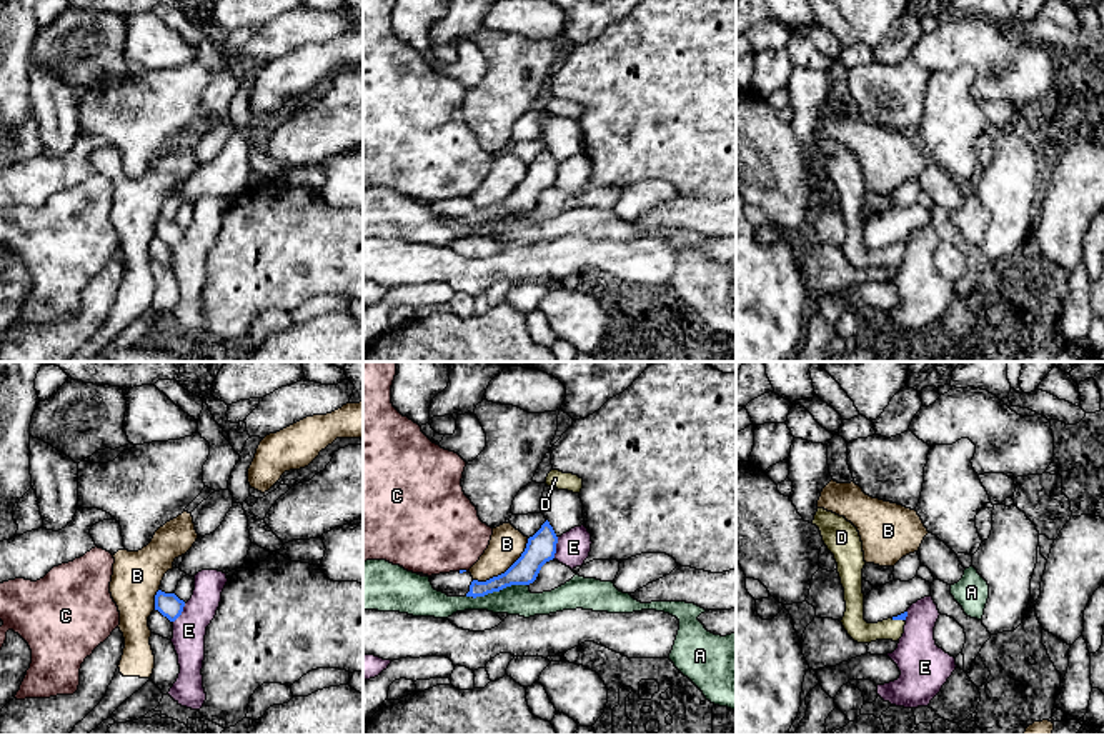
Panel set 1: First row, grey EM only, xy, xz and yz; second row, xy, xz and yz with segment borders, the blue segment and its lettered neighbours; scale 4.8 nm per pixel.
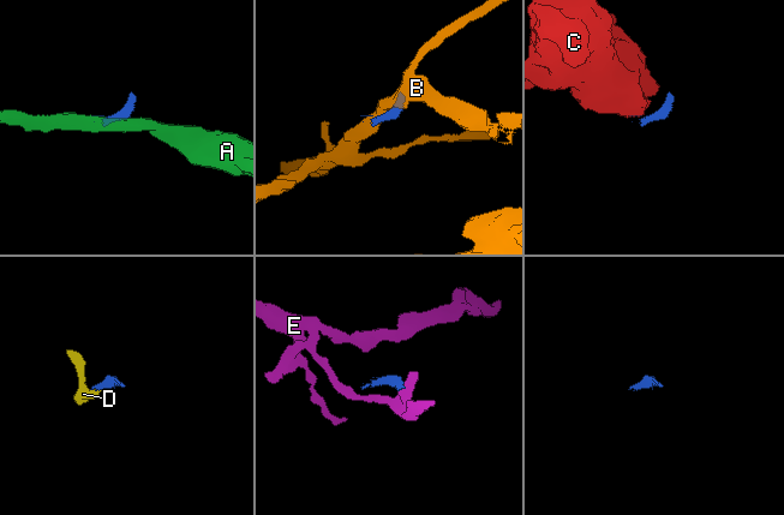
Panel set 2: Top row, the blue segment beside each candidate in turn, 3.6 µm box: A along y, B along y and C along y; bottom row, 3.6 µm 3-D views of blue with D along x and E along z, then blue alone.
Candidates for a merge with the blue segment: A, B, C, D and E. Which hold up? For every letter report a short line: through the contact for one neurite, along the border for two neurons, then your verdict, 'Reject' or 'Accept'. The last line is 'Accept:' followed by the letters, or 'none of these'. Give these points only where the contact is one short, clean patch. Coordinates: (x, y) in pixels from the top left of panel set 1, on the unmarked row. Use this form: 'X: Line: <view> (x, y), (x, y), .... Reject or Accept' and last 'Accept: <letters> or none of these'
A: Line: xz (498, 217), (475, 224), (465, 222). Reject
B: Line: xz (528, 165), (523, 179), (503, 199), (485, 207), (473, 207). Reject
C: Reject
D: Accept
E: Line: xz (558, 164), (553, 184). Reject
Accept: D

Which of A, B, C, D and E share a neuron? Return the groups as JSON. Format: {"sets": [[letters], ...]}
{"sets": [["A"], ["B"], ["C"], ["D"], ["E"]]}

